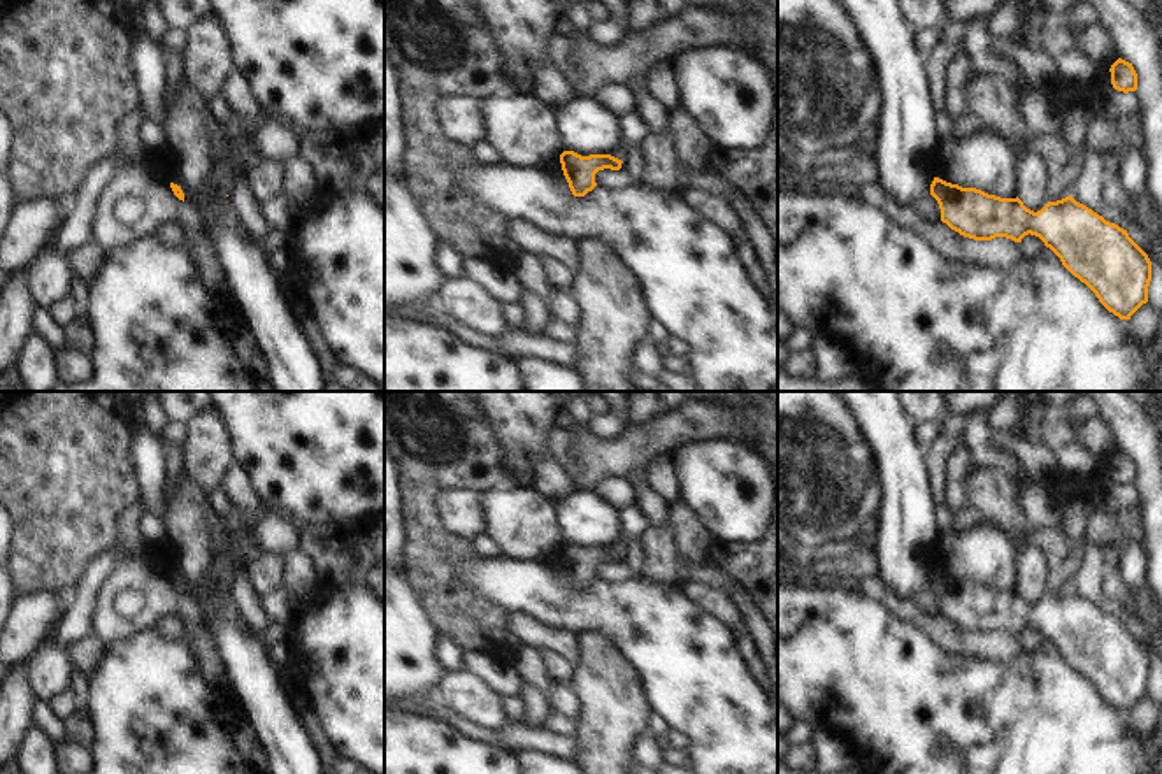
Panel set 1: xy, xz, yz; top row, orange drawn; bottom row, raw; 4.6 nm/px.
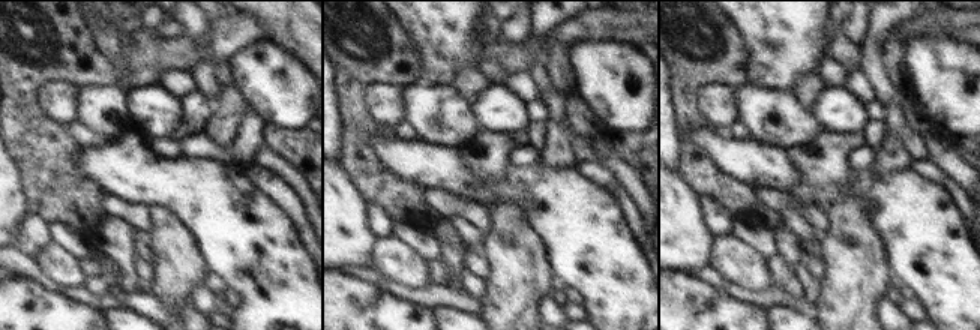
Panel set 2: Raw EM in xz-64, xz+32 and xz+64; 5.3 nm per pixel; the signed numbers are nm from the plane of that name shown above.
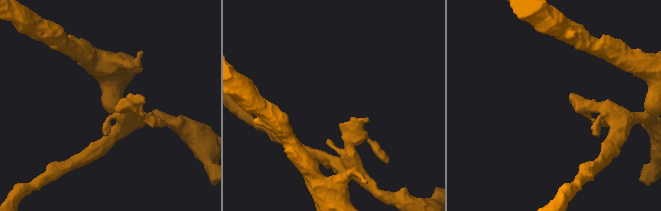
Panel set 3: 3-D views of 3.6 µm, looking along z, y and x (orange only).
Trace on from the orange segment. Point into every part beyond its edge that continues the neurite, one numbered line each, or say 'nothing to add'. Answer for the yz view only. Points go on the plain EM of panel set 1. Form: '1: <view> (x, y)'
nothing to add

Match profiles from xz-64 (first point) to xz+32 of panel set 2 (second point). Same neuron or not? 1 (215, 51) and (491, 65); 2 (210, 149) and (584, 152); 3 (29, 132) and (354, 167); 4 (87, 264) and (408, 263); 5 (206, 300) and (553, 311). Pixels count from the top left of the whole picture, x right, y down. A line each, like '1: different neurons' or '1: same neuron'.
1: different neurons
2: different neurons
3: same neuron
4: different neurons
5: same neuron

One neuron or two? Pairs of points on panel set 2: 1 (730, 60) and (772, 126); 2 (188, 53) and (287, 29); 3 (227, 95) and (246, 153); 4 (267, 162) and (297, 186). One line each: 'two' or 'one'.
1: two
2: two
3: two
4: one

